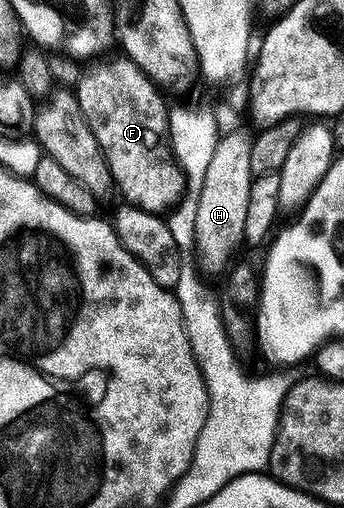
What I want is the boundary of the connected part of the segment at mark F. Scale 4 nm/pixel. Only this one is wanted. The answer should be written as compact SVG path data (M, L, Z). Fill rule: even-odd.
M118 59L108 64L92 63L92 68L80 75L73 91L79 100L81 114L85 114L85 122L89 122L89 130L93 130L93 138L97 138L97 146L101 146L105 154L105 162L115 179L115 188L124 196L122 199L134 208L163 214L174 209L185 196L183 169L169 143L169 104L163 101L164 93L132 60Z

